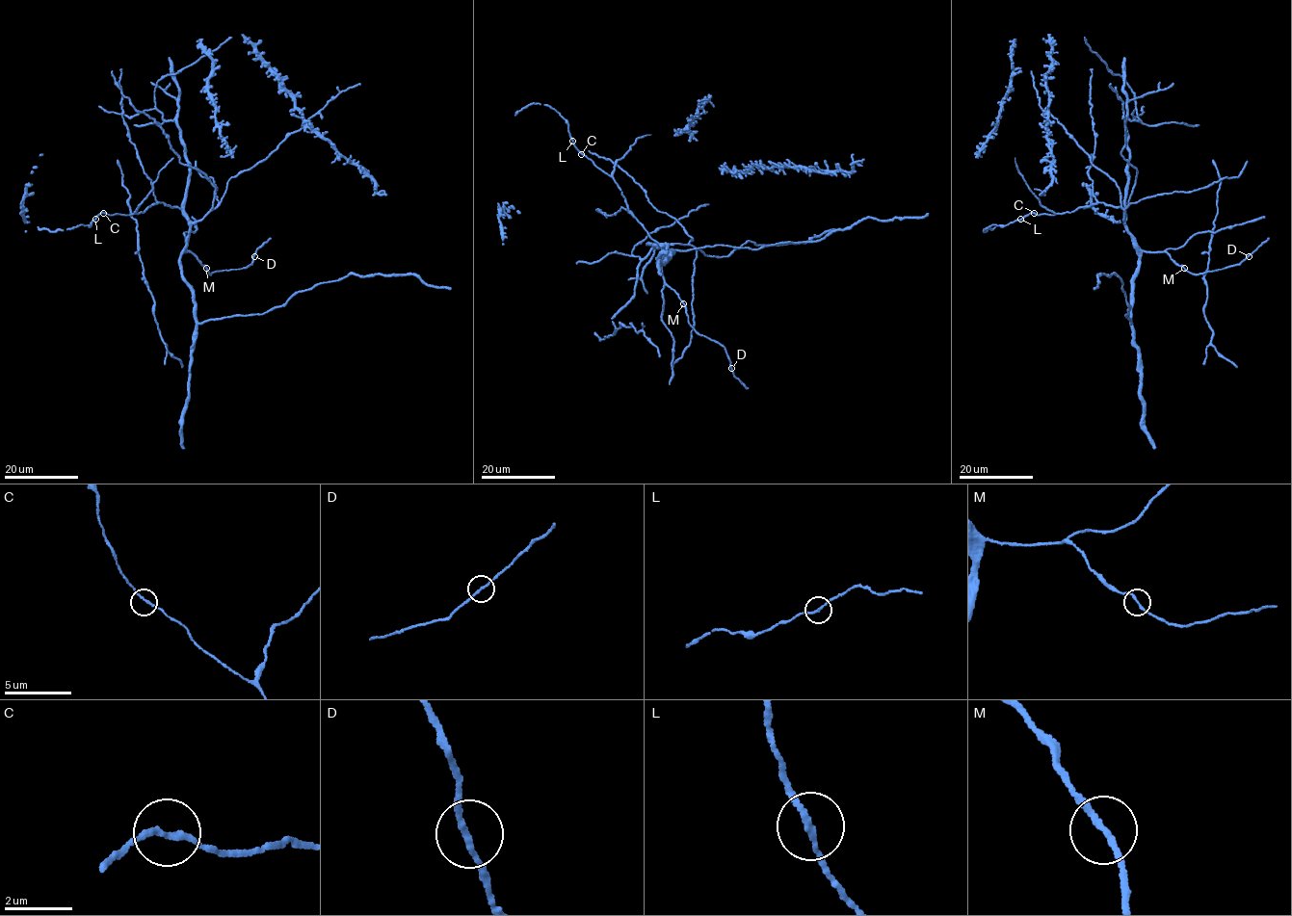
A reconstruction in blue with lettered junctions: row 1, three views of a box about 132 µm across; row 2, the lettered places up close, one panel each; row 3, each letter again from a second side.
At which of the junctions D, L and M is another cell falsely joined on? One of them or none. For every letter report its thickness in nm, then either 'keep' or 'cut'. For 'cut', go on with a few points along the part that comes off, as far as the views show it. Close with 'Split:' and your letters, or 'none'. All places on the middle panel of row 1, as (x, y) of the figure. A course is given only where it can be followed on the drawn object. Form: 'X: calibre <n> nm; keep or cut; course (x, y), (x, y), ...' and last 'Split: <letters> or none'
D: calibre 170 nm; keep
L: calibre 170 nm; keep
M: calibre 170 nm; keep
Split: none

